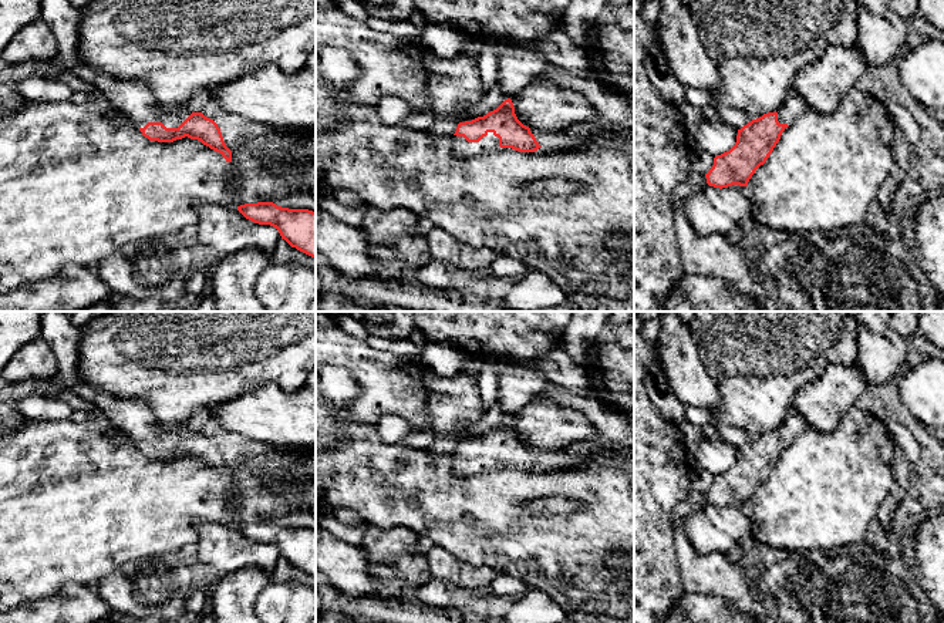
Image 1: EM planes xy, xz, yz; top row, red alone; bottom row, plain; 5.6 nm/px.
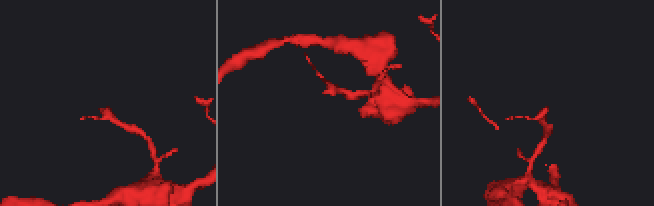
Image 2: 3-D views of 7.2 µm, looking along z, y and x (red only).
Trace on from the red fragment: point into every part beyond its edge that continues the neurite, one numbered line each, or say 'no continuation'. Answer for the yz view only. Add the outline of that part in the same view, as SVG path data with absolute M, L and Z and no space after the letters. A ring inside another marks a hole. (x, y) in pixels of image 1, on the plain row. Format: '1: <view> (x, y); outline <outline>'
1: yz (794, 424); outline M790 410L783 424L776 430L779 442L792 442L802 431L808 428L805 418Z

